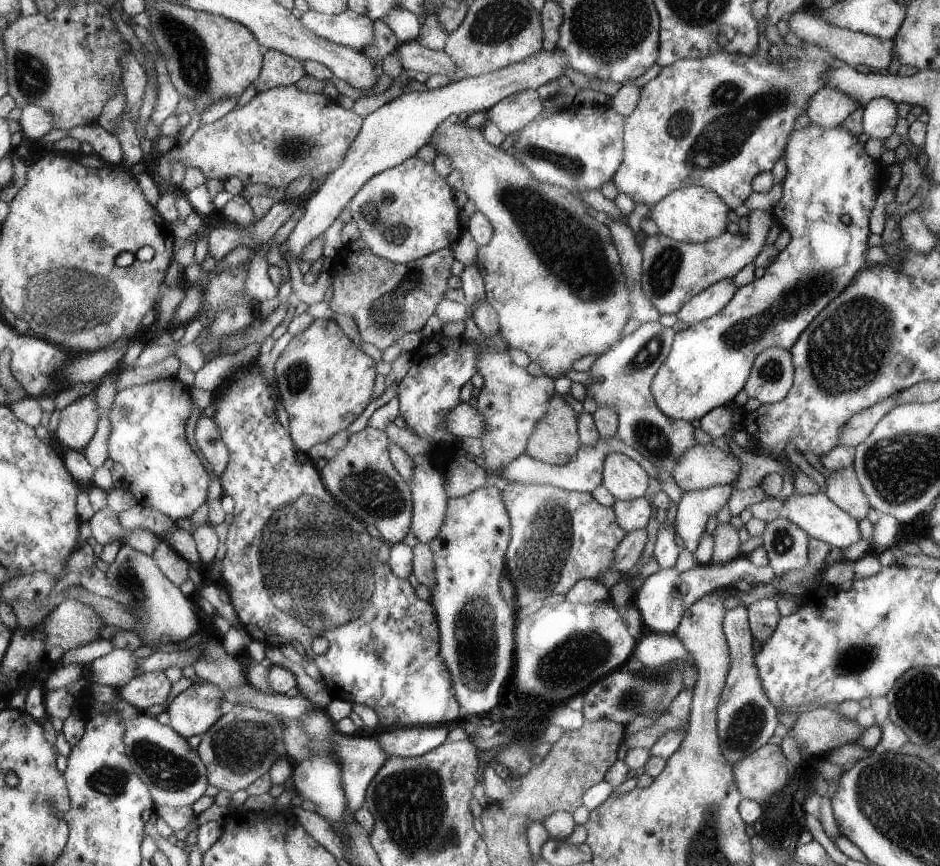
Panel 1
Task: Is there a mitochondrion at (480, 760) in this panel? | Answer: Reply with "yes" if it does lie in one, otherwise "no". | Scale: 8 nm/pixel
no

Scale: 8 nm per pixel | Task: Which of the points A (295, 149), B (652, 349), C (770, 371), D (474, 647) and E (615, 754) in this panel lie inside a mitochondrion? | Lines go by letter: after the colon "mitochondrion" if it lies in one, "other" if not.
A: mitochondrion
B: mitochondrion
C: mitochondrion
D: mitochondrion
E: other

